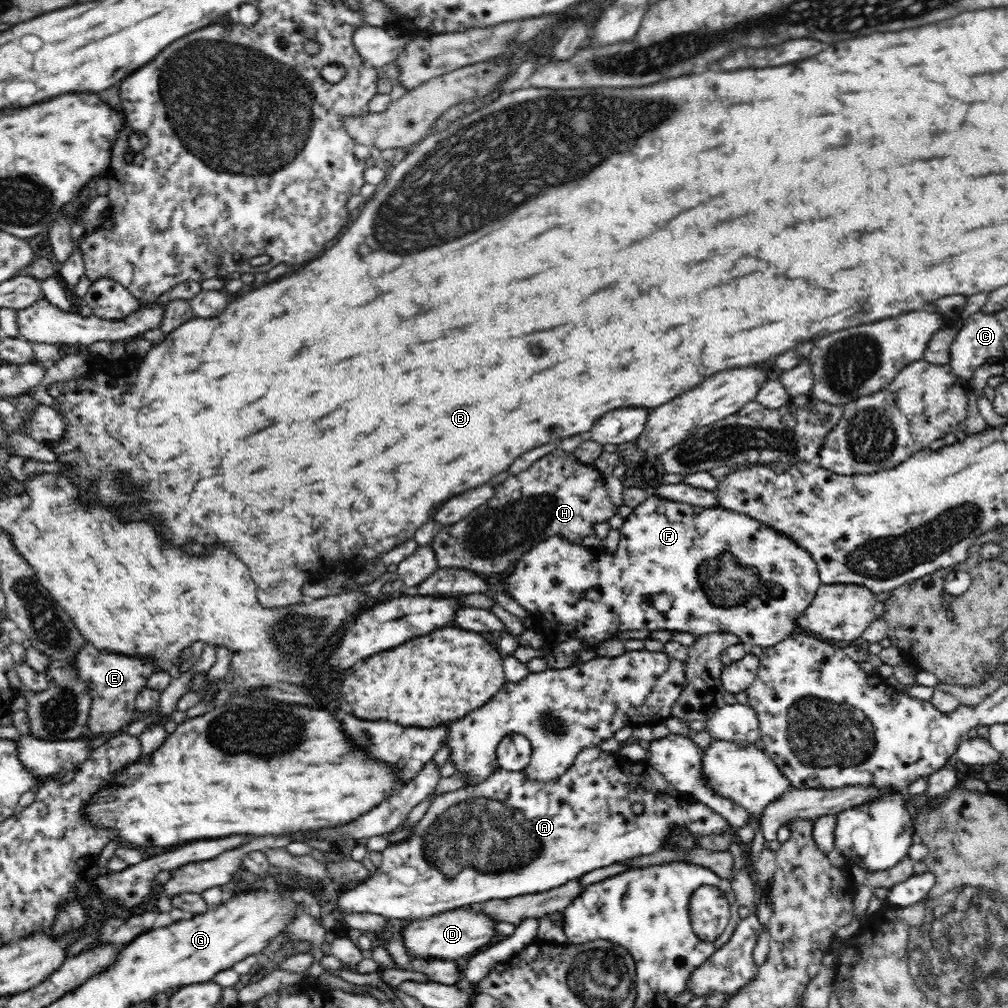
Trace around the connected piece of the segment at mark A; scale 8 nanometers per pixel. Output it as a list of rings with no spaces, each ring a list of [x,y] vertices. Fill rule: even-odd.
[[[588,746],[582,748],[572,766],[558,776],[556,780],[550,782],[537,782],[537,780],[530,780],[524,771],[508,771],[502,767],[494,770],[486,780],[482,782],[474,782],[474,784],[466,784],[464,788],[454,790],[454,792],[444,792],[434,796],[428,810],[423,814],[422,818],[414,824],[411,828],[410,836],[406,840],[394,842],[389,844],[381,852],[381,863],[369,877],[354,886],[351,889],[342,890],[342,894],[337,897],[334,913],[344,920],[348,914],[352,913],[370,913],[385,917],[387,920],[401,919],[407,921],[426,920],[432,916],[440,913],[454,910],[456,908],[463,908],[467,906],[476,906],[483,904],[487,900],[492,899],[511,899],[515,896],[522,896],[522,894],[543,893],[552,888],[558,888],[570,880],[581,878],[584,874],[596,870],[596,868],[604,868],[610,866],[612,863],[624,863],[626,859],[633,859],[639,856],[646,856],[658,852],[660,849],[665,849],[669,836],[678,828],[686,827],[690,831],[692,837],[702,840],[708,835],[734,835],[734,828],[715,810],[712,810],[706,804],[702,804],[697,798],[691,794],[680,792],[676,790],[652,765],[642,761],[632,761],[621,758],[618,754],[610,754],[600,749],[599,746]],[[634,802],[642,802],[644,804],[644,811],[641,814],[635,815],[630,805]]]

